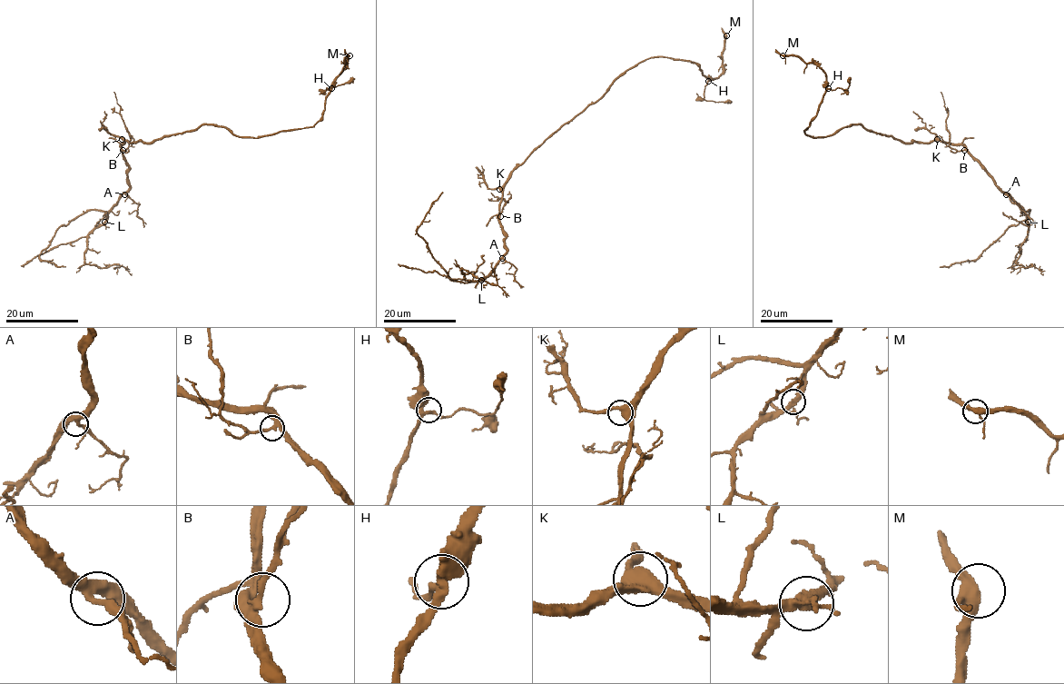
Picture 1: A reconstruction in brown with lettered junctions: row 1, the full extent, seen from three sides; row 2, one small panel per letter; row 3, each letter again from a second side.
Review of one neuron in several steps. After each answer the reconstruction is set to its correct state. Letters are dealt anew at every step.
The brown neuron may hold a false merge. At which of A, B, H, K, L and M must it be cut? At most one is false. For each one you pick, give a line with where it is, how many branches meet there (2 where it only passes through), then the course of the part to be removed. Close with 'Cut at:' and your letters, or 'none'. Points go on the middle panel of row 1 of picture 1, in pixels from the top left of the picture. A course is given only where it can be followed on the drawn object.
Cut at: none

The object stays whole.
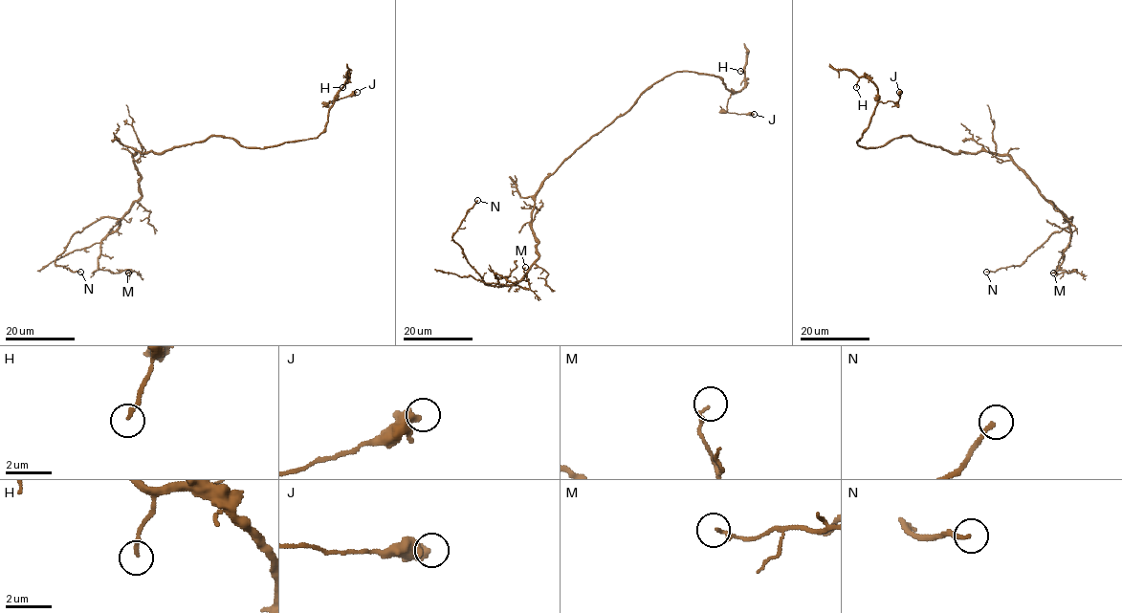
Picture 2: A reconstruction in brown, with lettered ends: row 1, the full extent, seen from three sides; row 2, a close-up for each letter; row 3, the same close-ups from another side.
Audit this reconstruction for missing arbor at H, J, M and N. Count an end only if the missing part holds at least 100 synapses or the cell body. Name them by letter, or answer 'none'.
none

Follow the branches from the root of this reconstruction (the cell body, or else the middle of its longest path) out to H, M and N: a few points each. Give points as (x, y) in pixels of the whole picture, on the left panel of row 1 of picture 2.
H: (164, 153), (211, 136), (258, 148), (316, 138), (342, 87)
M: (164, 153), (137, 151), (134, 155), (141, 196), (100, 243), (98, 267), (113, 273), (128, 273)
N: (164, 153), (137, 151), (133, 164), (141, 196), (120, 218), (98, 219), (76, 231), (54, 260), (80, 272)

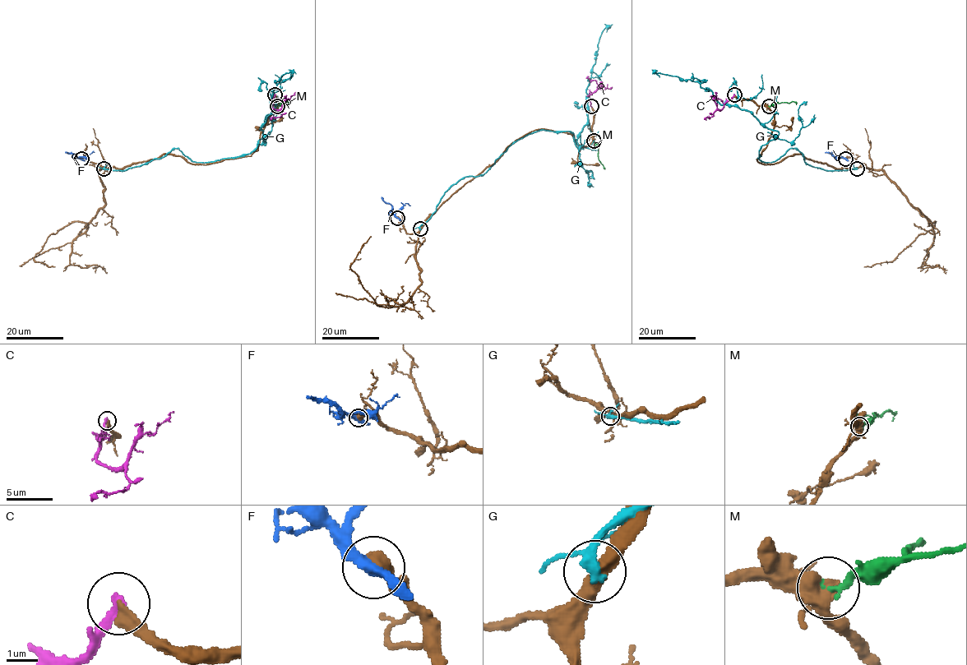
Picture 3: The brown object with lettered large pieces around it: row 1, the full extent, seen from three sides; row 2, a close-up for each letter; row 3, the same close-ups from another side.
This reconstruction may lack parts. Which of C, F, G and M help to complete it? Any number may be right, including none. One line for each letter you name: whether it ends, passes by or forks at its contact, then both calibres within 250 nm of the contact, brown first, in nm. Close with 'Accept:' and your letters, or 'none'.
Accept: none

